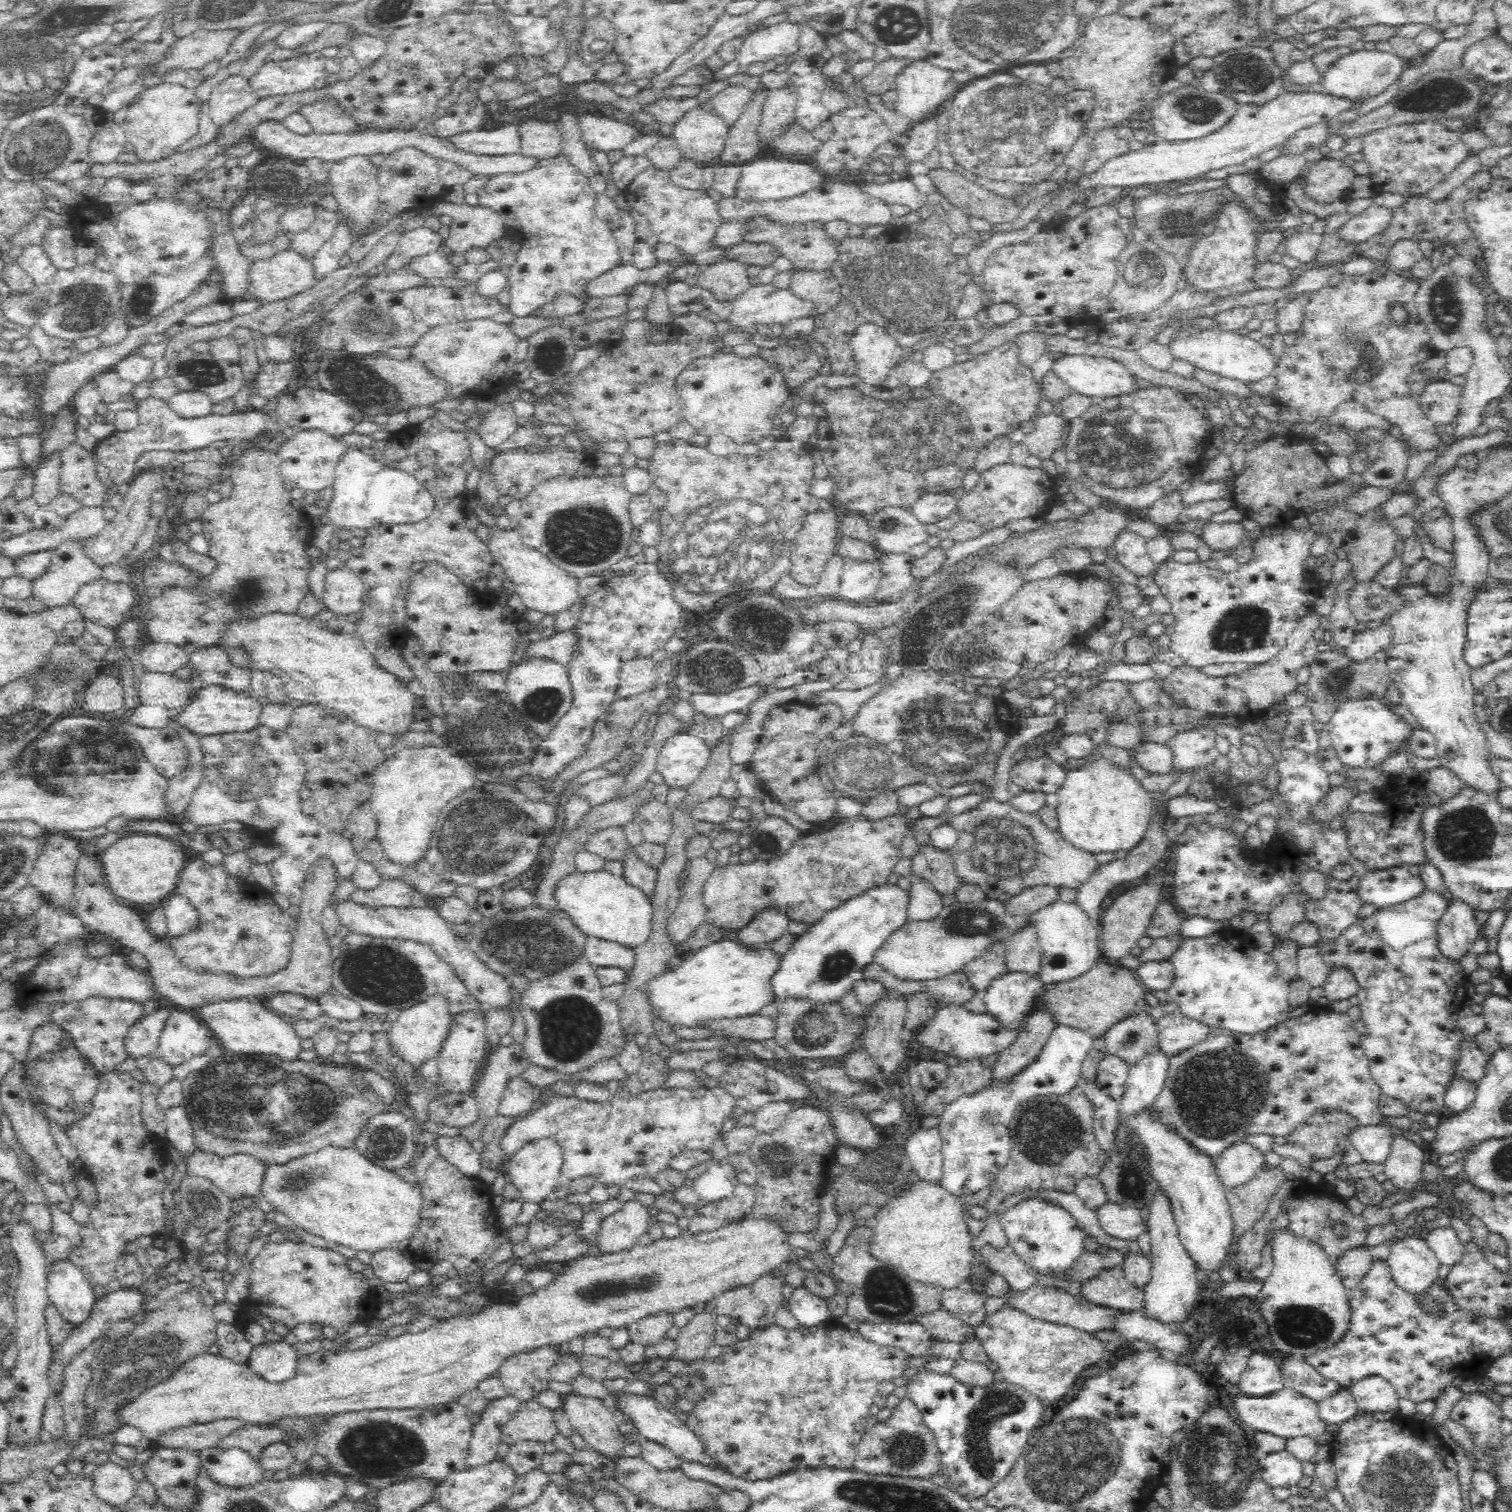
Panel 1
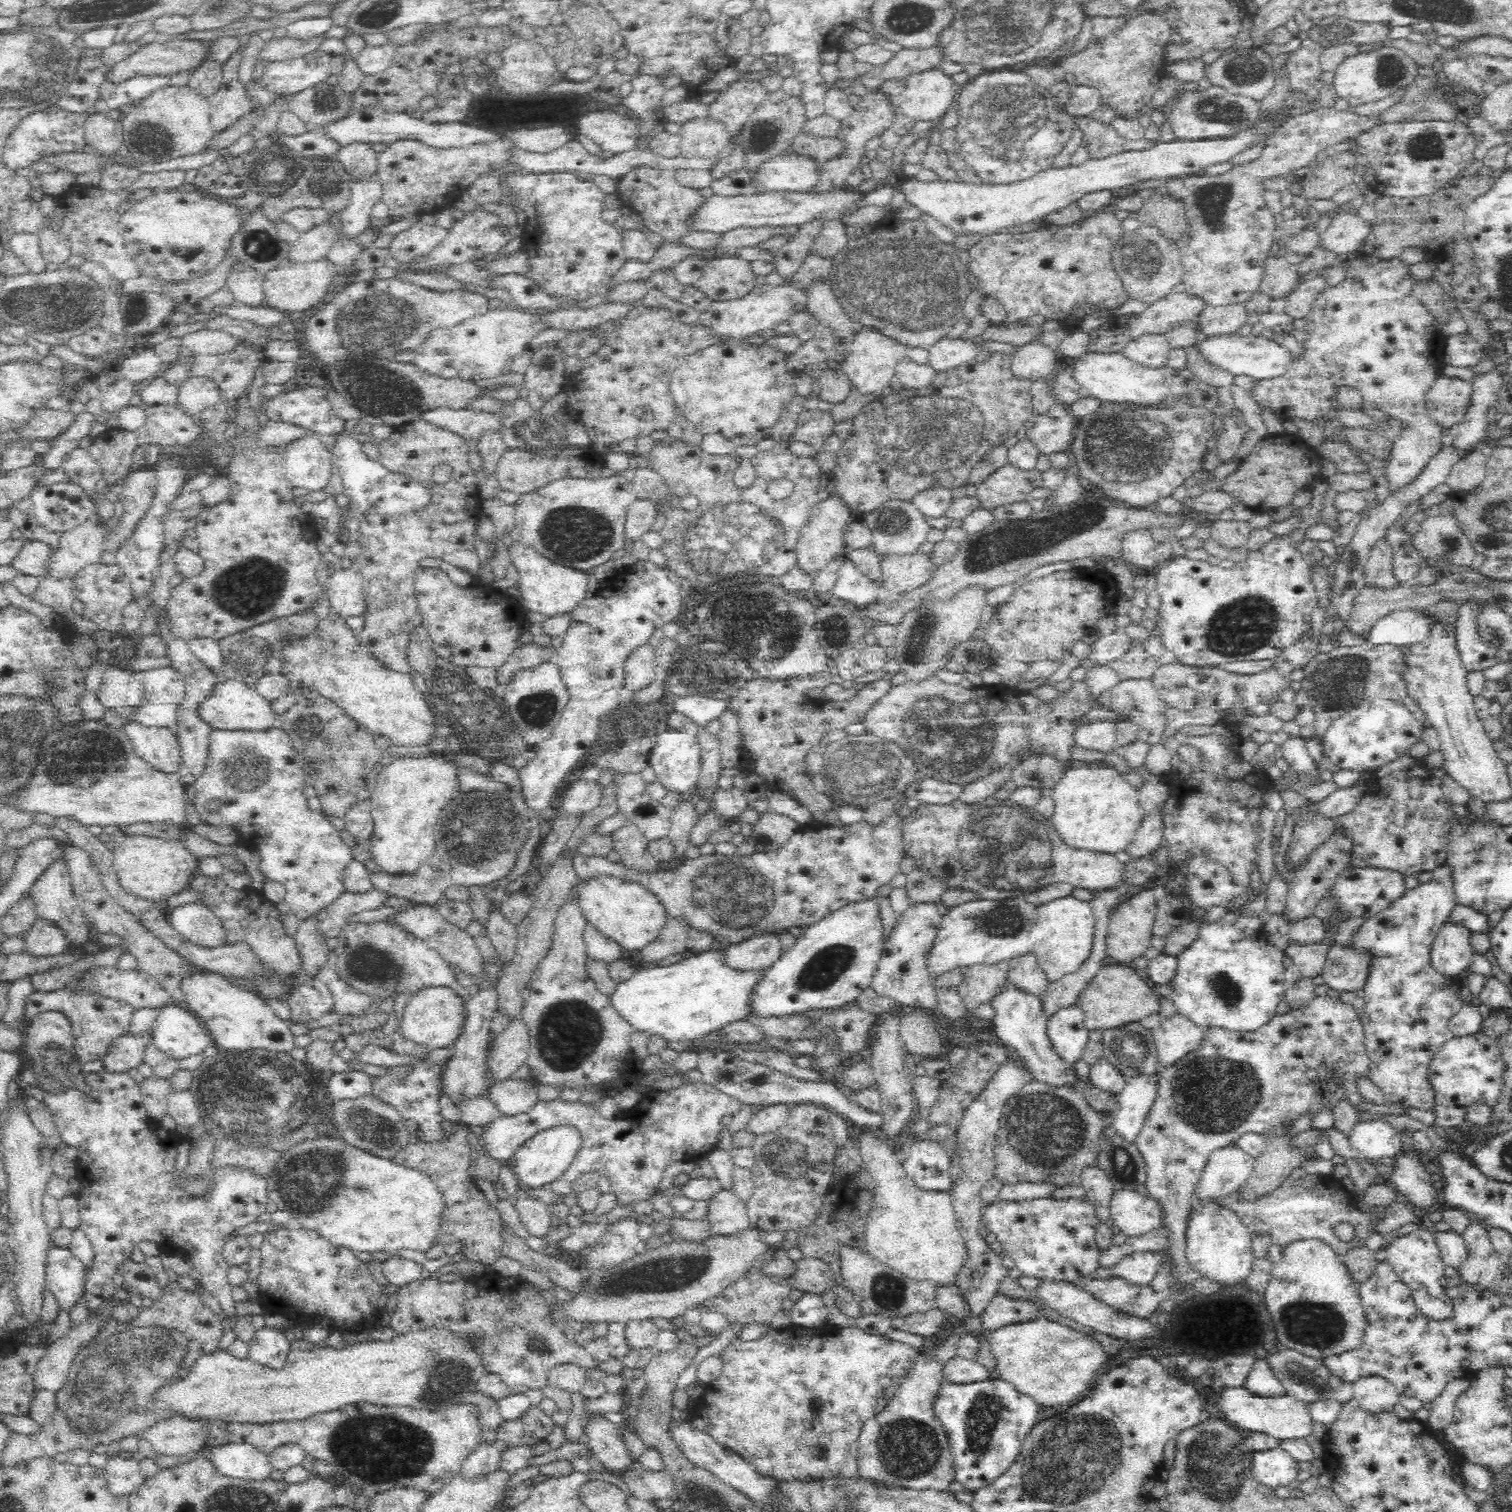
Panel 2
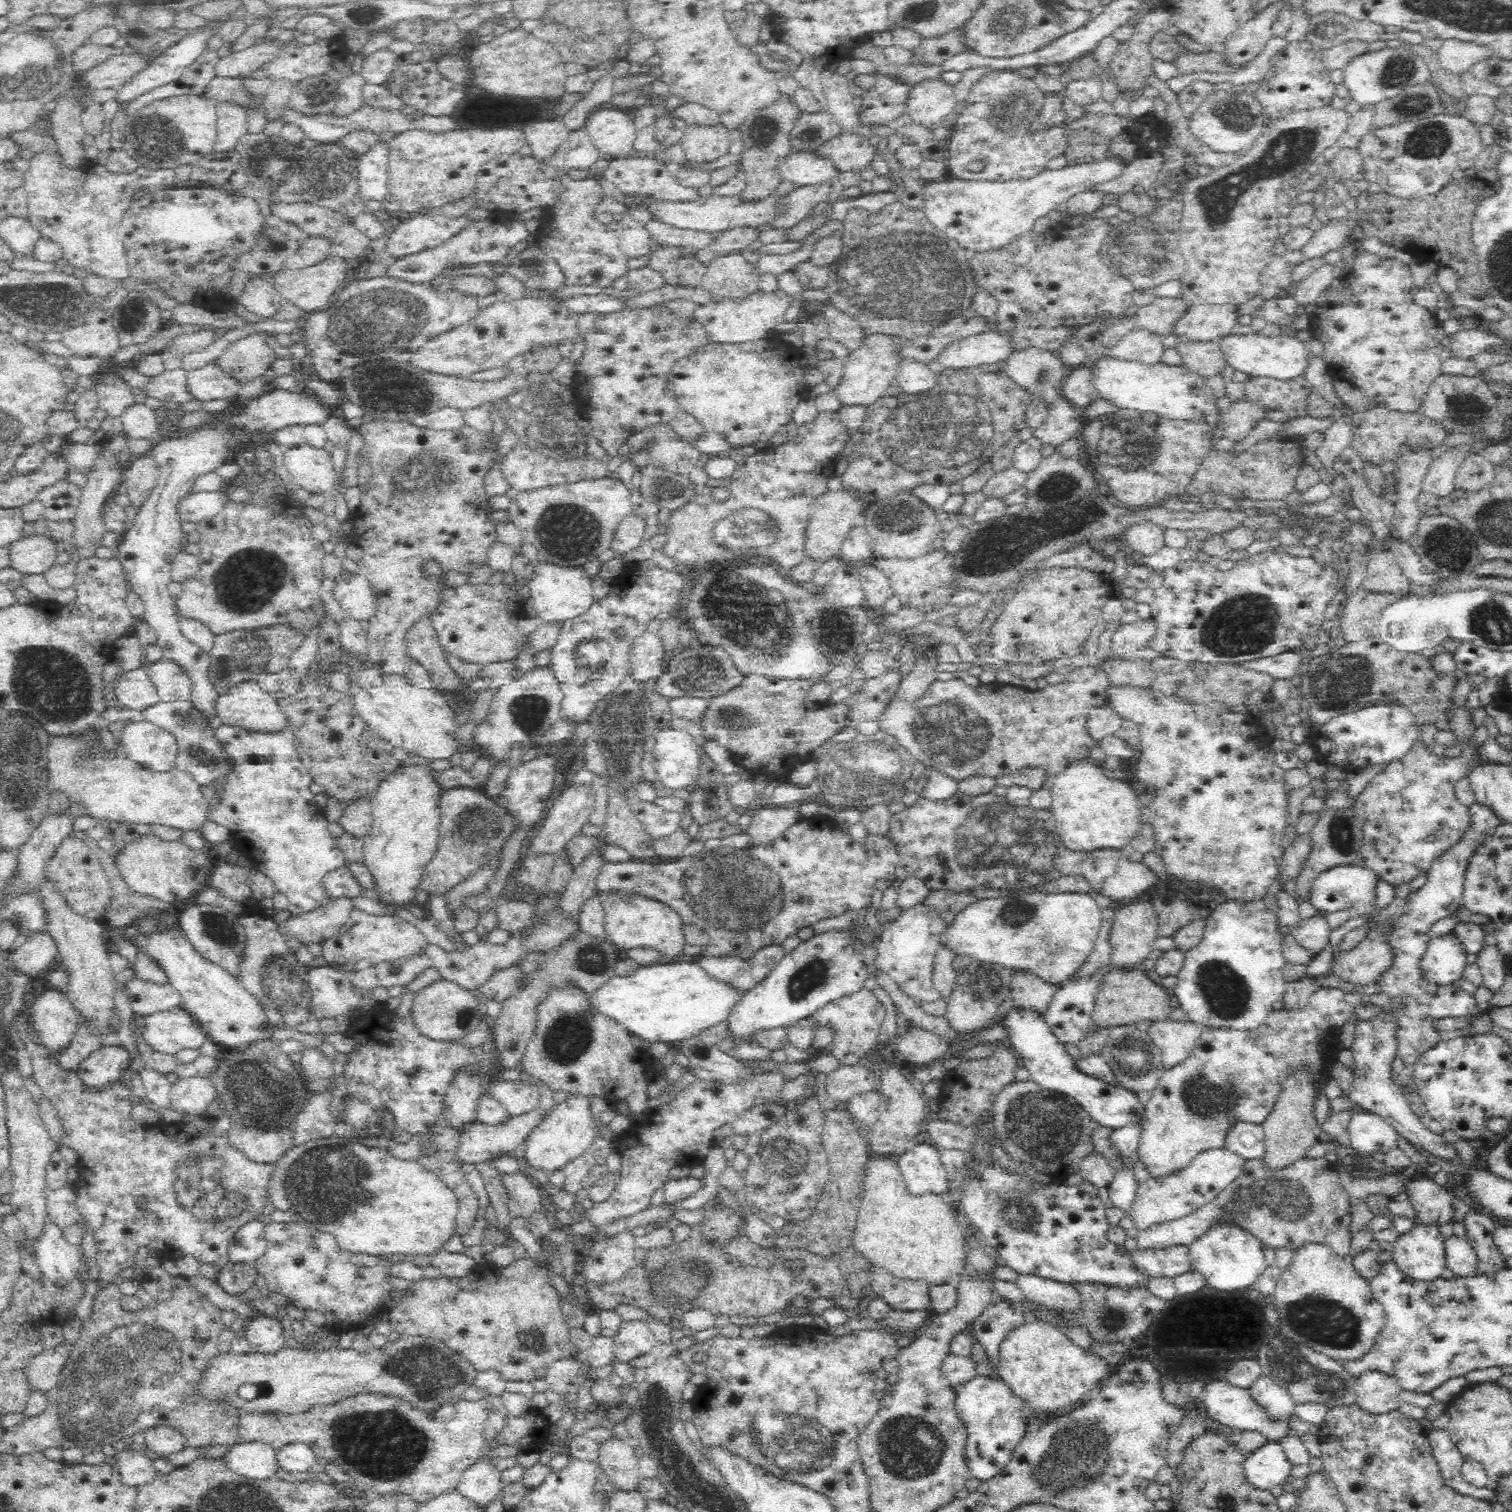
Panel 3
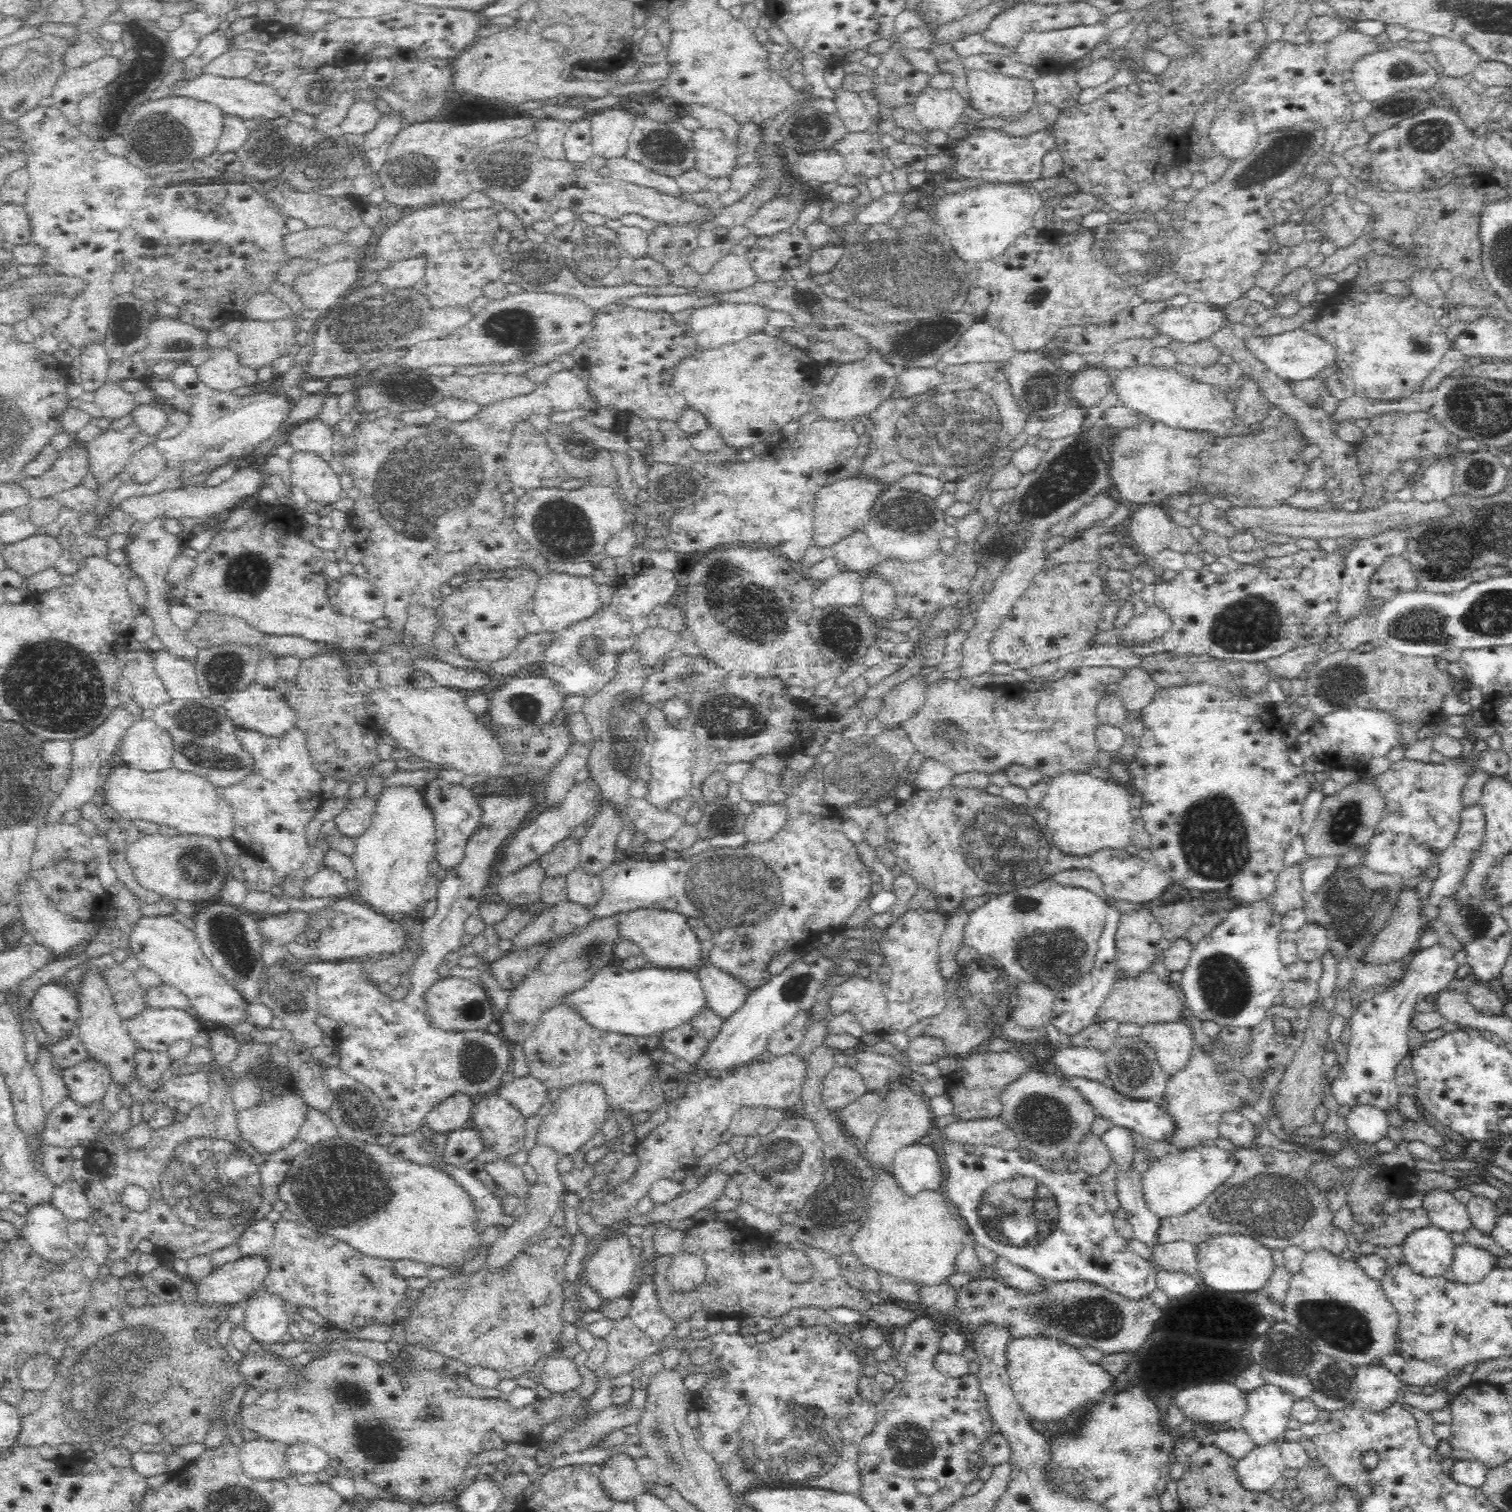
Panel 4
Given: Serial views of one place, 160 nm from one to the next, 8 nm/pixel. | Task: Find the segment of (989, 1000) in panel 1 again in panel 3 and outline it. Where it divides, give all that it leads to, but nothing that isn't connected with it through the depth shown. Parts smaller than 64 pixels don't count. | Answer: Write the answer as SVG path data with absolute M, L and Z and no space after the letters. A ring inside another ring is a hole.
M1013 1008L1000 1021L1008 1027L1011 1045L1020 1057L1020 1065L1028 1070L1034 1082L1042 1088L1074 1098L1098 1126L1113 1130L1126 1126L1138 1126L1138 1129L1143 1131L1143 1127L1146 1126L1146 1105L1140 1102L1138 1095L1118 1084L1110 1084L1078 1071L1072 1065L1073 1058L1038 1013Z

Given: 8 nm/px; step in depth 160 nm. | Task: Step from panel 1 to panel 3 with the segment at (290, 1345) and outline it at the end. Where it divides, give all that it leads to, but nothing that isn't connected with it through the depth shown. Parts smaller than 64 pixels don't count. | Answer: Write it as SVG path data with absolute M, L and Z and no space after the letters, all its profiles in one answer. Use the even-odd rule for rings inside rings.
M264 1312L250 1318L244 1334L254 1353L274 1354L287 1344L281 1322Z

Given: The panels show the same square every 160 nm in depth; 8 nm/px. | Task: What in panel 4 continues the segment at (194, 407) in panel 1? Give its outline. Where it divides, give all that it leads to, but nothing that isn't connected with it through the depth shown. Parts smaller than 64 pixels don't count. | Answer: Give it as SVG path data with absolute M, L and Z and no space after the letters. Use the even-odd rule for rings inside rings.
M232 348L210 354L197 370L200 380L212 389L233 391L258 382L258 369L240 363L237 352Z

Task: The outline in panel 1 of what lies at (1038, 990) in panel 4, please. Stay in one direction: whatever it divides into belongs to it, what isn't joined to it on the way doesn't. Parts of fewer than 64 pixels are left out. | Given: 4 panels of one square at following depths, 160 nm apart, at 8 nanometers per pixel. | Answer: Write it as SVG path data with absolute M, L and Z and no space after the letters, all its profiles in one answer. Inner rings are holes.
M1023 928L1004 942L1005 959L1009 973L1020 972L1040 979L1042 976L1041 948L1034 929Z

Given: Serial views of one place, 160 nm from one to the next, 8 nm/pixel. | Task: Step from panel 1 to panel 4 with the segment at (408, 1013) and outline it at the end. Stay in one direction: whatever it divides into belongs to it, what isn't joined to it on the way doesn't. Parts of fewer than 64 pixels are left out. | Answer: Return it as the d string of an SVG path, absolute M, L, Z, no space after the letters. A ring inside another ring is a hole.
M448 976L441 978L425 994L426 1008L433 1022L444 1030L480 1030L495 1021L493 1002L488 998L484 986L468 978Z

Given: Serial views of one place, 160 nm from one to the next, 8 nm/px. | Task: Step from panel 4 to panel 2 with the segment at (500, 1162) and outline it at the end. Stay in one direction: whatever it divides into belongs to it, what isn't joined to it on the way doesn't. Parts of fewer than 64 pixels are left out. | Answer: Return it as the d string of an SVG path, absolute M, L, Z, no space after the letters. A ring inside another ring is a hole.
M523 1184L517 1186L514 1206L521 1224L532 1236L546 1237L550 1226L550 1211L548 1207L531 1194L528 1194Z

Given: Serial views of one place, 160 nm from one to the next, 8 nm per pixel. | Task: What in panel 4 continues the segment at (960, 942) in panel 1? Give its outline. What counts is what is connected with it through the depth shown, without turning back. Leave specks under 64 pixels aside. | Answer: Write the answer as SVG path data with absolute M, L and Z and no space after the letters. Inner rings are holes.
M1052 874L1033 885L1018 885L1014 891L992 896L970 915L963 942L973 946L980 958L997 960L1003 972L1011 977L1012 986L1020 983L1042 985L1056 993L1078 984L1093 972L1106 917L1105 902L1094 892L1085 887L1066 886Z

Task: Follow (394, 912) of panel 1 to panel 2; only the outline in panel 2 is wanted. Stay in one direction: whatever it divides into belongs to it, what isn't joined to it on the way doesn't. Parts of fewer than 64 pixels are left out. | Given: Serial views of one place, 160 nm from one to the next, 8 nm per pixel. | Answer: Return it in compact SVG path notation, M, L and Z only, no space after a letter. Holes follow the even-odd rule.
M416 904L405 913L400 913L394 919L404 924L409 932L416 934L428 946L437 950L441 954L441 957L449 960L451 964L460 966L460 969L464 969L470 973L476 973L480 969L481 952L474 944L474 939L465 929L459 929L456 925L444 920L435 907Z

